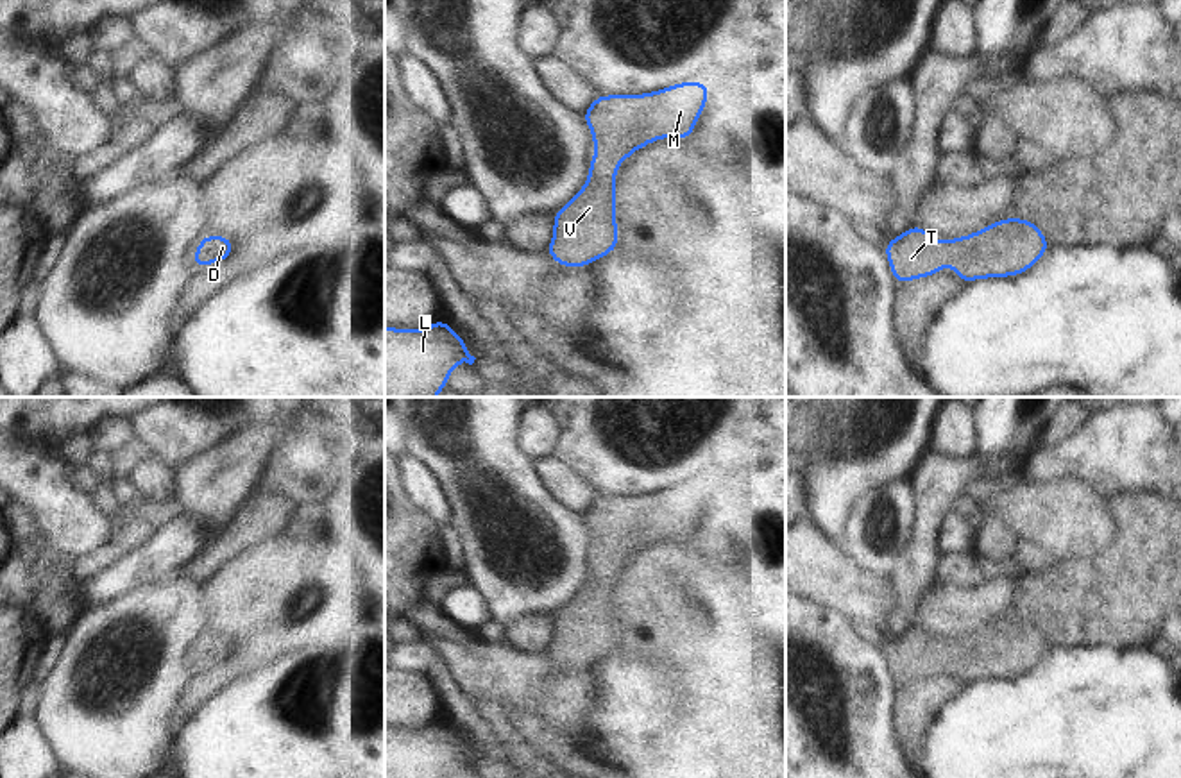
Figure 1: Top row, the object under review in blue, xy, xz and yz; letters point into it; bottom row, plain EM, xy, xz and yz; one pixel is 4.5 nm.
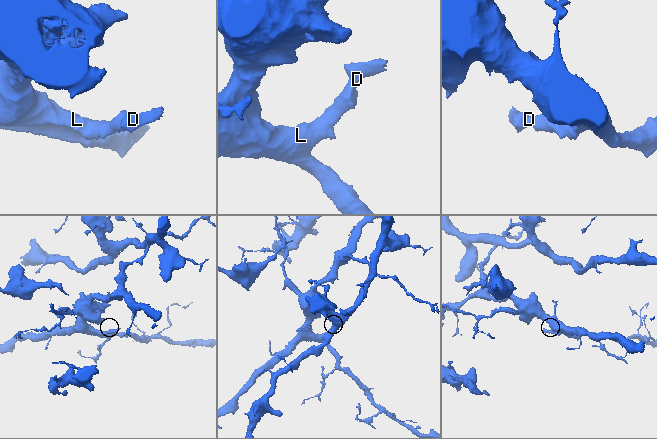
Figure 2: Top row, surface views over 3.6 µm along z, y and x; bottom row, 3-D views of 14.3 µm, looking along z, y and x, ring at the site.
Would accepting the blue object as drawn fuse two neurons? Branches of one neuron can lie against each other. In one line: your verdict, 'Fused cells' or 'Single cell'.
Single cell.

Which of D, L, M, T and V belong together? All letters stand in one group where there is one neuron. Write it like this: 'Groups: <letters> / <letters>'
Groups: D L M T V.

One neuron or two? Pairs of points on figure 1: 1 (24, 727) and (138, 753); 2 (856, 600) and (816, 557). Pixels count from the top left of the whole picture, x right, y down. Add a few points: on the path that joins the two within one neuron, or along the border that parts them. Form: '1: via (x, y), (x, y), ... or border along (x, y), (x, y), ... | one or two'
1: border along (33, 716), (40, 734), (58, 759) | two
2: via (845, 589), (824, 567) | one

